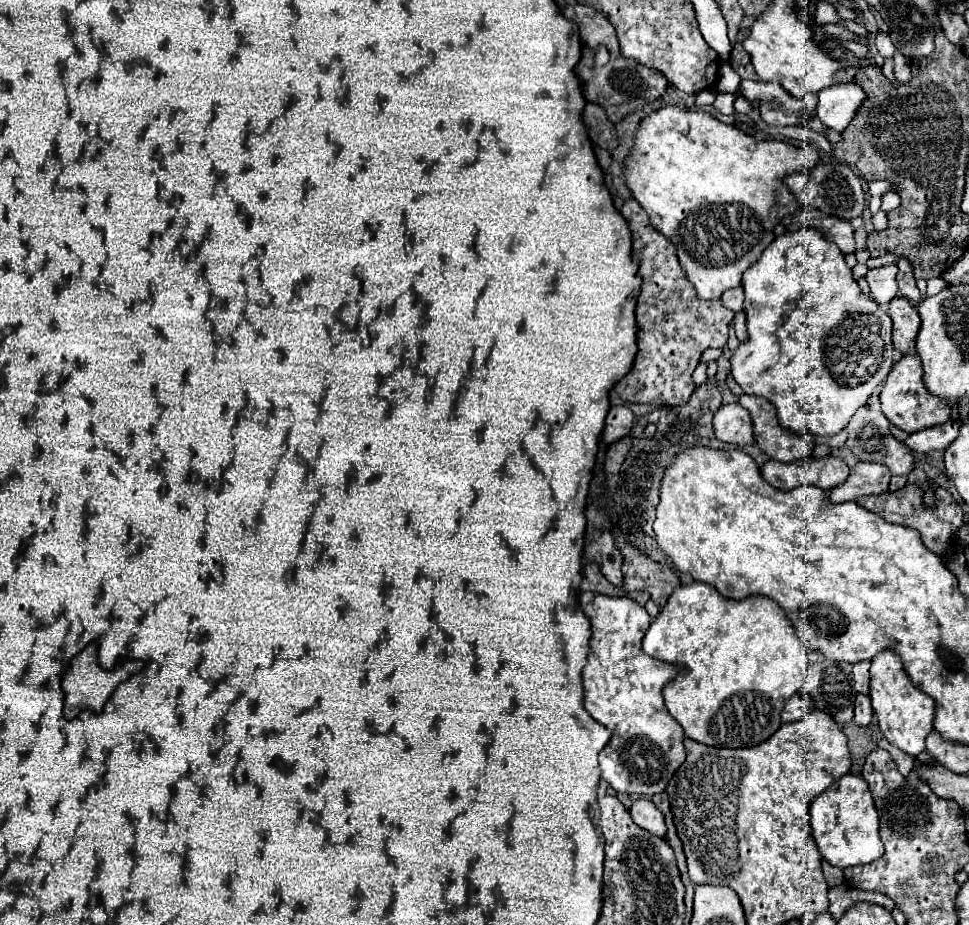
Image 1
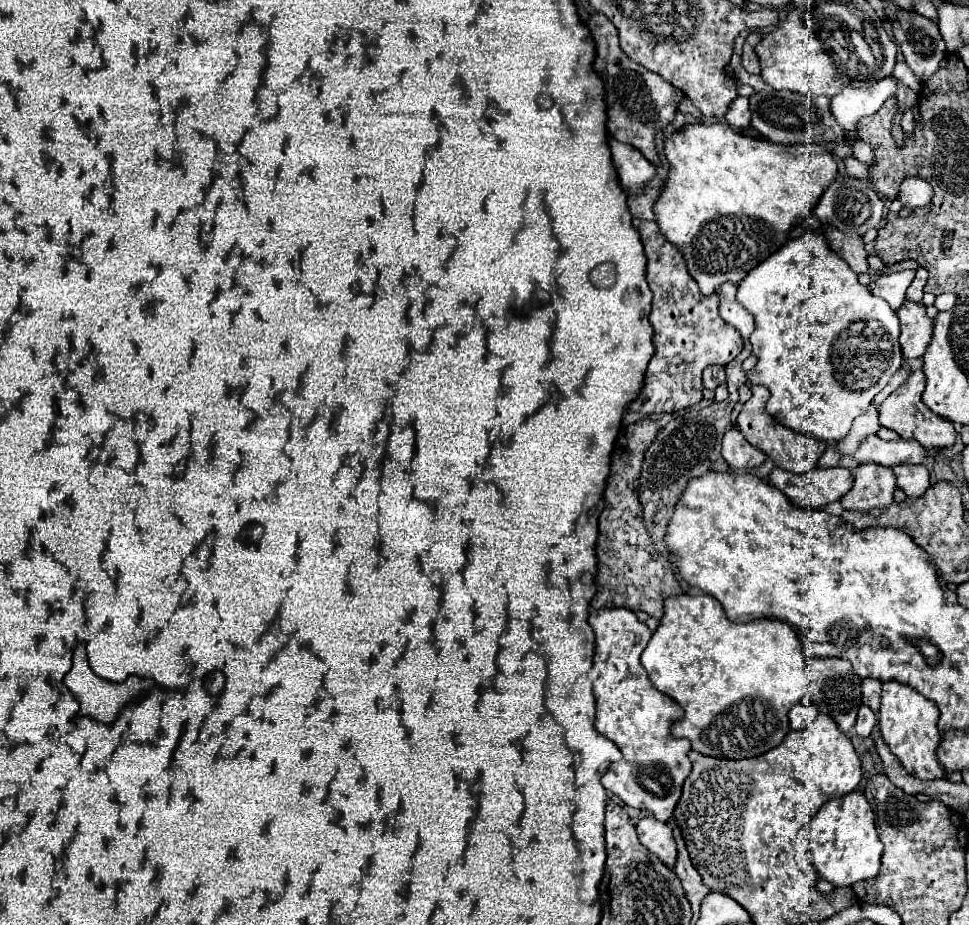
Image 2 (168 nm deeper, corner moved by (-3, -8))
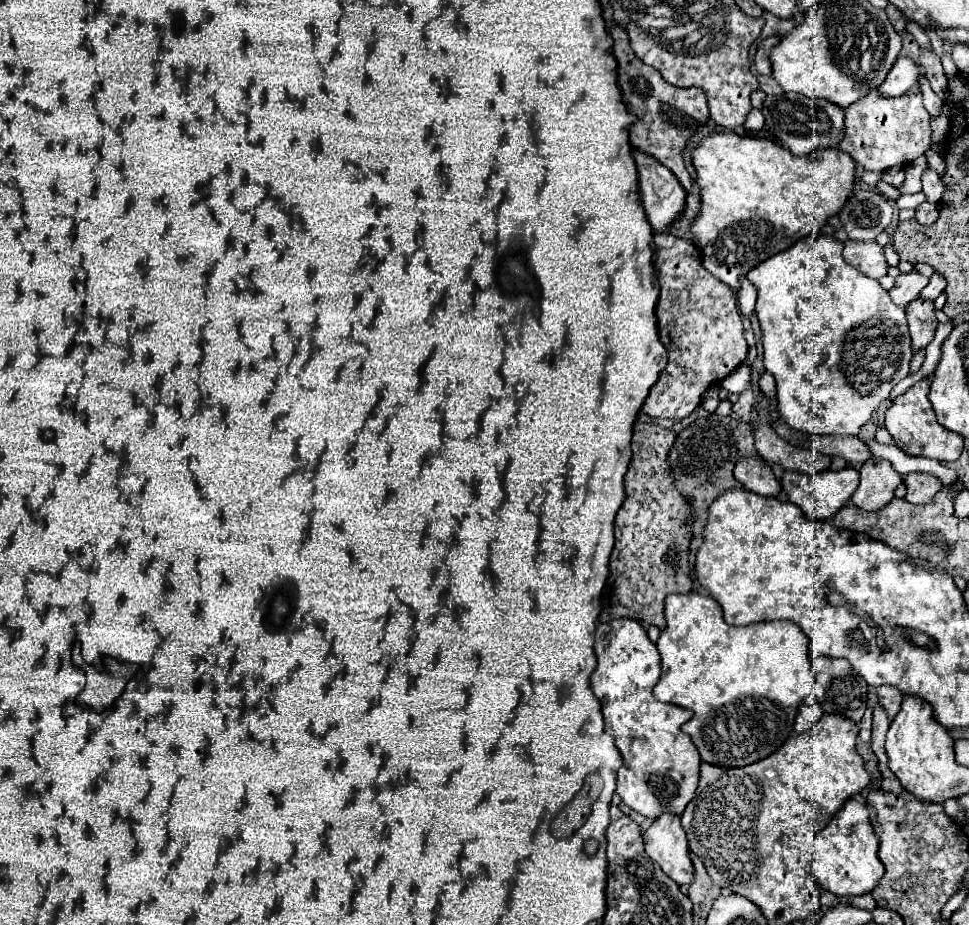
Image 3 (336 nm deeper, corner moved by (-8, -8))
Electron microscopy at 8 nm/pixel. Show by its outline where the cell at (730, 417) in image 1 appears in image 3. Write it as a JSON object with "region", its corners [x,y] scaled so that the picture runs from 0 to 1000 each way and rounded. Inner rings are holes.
{"region":[[[769,494],[769,498],[761,498],[759,518],[773,531],[783,535],[804,535],[806,524],[800,518],[796,505],[787,494]]]}

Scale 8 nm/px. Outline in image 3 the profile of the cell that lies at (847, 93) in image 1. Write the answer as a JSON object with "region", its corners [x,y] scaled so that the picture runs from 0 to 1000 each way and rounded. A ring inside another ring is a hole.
{"region":[[[928,62],[913,88],[905,94],[905,98],[909,101],[909,105],[930,105],[946,90],[948,79],[948,72],[940,64]]]}

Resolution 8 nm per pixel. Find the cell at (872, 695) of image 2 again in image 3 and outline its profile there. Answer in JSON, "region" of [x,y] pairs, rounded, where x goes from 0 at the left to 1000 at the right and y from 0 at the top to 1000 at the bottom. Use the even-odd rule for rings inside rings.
{"region":[[[909,741],[909,743],[905,743],[903,747],[905,747],[907,762],[915,769],[917,779],[922,779],[922,775],[926,773],[926,769],[928,769],[928,764],[930,764],[932,749],[930,749],[926,743],[920,743],[920,741]]]}

